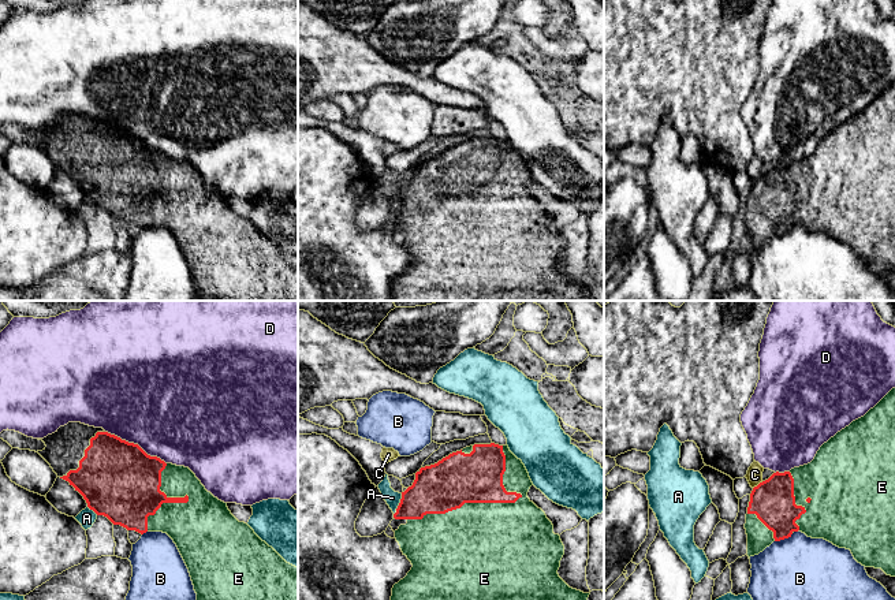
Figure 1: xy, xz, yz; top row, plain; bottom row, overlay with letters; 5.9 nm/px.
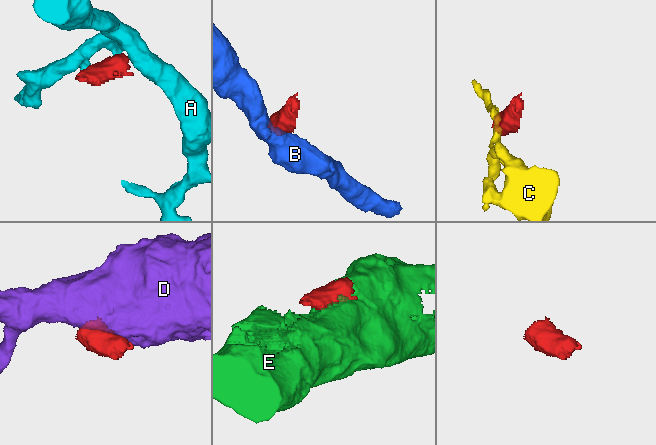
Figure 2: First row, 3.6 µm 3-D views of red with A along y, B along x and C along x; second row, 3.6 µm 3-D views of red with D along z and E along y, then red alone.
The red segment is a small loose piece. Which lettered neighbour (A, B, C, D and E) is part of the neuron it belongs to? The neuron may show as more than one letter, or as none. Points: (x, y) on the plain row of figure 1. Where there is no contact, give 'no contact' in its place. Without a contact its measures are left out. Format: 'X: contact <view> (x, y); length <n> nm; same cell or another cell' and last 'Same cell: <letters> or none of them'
A: contact xz (399, 198); length 140 nm; another cell
B: contact yz (786, 231); length 160 nm; another cell
C: contact yz (759, 178); length 80 nm; another cell
D: contact xy (135, 138); length 400 nm; another cell
E: contact xz (493, 196); length 700 nm; same cell
Same cell: E

